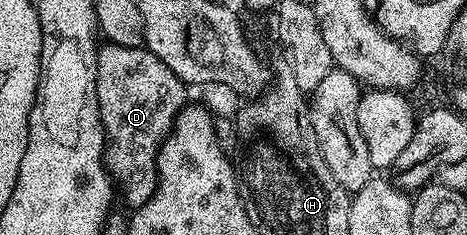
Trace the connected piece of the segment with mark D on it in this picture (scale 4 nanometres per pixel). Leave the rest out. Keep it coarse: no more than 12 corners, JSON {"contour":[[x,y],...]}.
{"contour":[[148,48],[97,49],[105,171],[130,209],[187,85]]}

